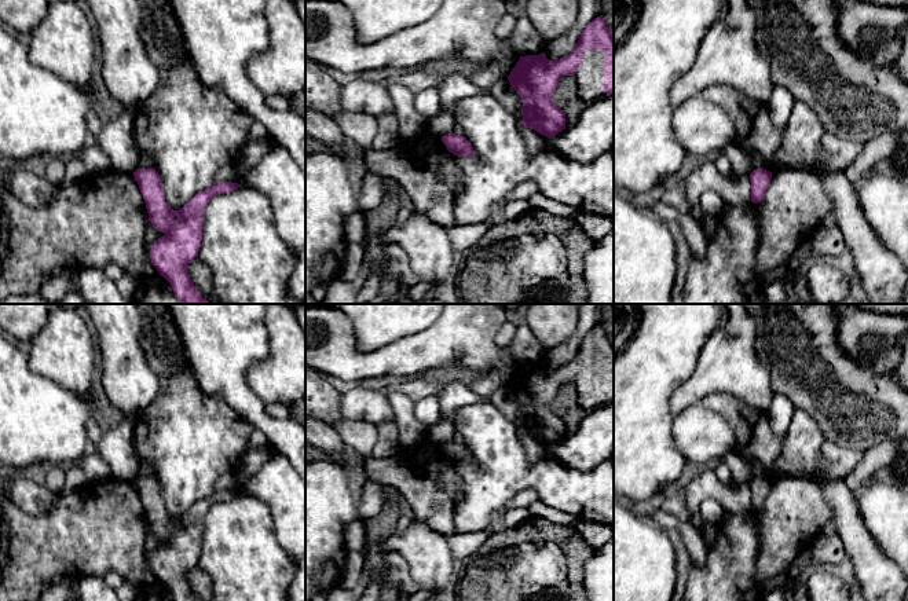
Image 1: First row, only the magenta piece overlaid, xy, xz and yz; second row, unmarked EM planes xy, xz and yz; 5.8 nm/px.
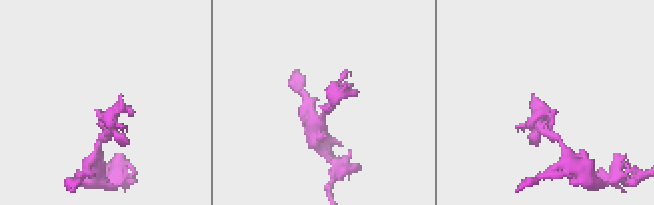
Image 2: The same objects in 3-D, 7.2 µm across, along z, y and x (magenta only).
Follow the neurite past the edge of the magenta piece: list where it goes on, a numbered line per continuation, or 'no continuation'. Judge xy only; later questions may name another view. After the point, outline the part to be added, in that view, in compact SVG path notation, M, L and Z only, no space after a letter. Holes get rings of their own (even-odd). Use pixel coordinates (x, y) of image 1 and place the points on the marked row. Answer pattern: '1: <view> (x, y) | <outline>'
no continuation

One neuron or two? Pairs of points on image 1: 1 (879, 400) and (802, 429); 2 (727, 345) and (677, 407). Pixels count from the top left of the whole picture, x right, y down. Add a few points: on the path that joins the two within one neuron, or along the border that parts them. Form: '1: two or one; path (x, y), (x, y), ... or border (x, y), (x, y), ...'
1: two; border (795, 407), (804, 409), (813, 418), (826, 439)
2: one; path (722, 361), (691, 392)

